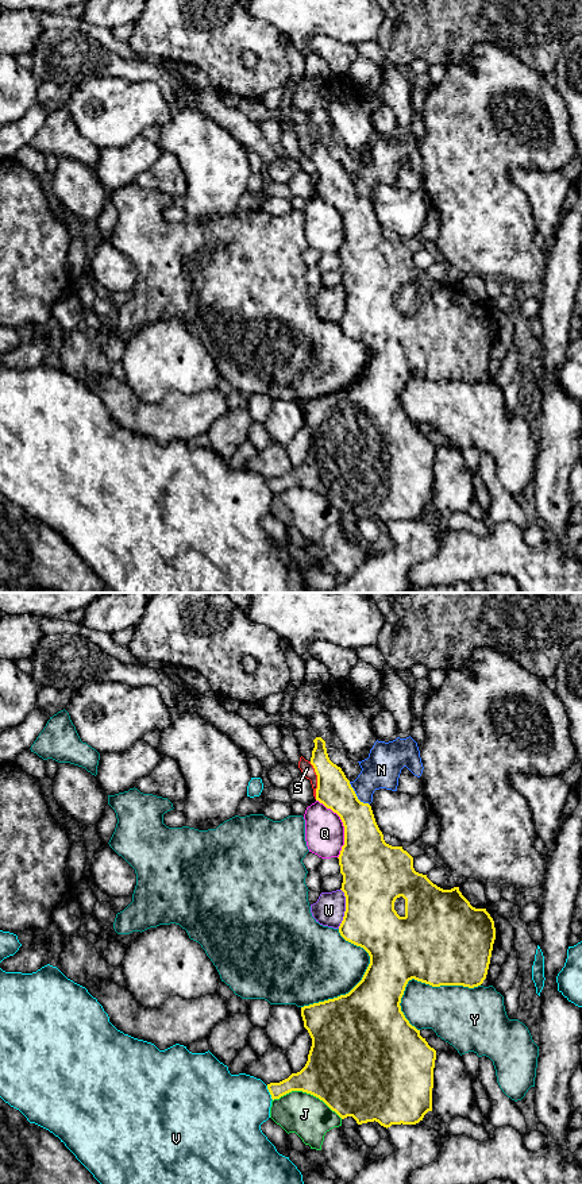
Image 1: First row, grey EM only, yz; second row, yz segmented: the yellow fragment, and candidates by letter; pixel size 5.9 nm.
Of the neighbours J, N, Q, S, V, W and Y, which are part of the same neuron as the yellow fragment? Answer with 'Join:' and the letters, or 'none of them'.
Join: none of them

